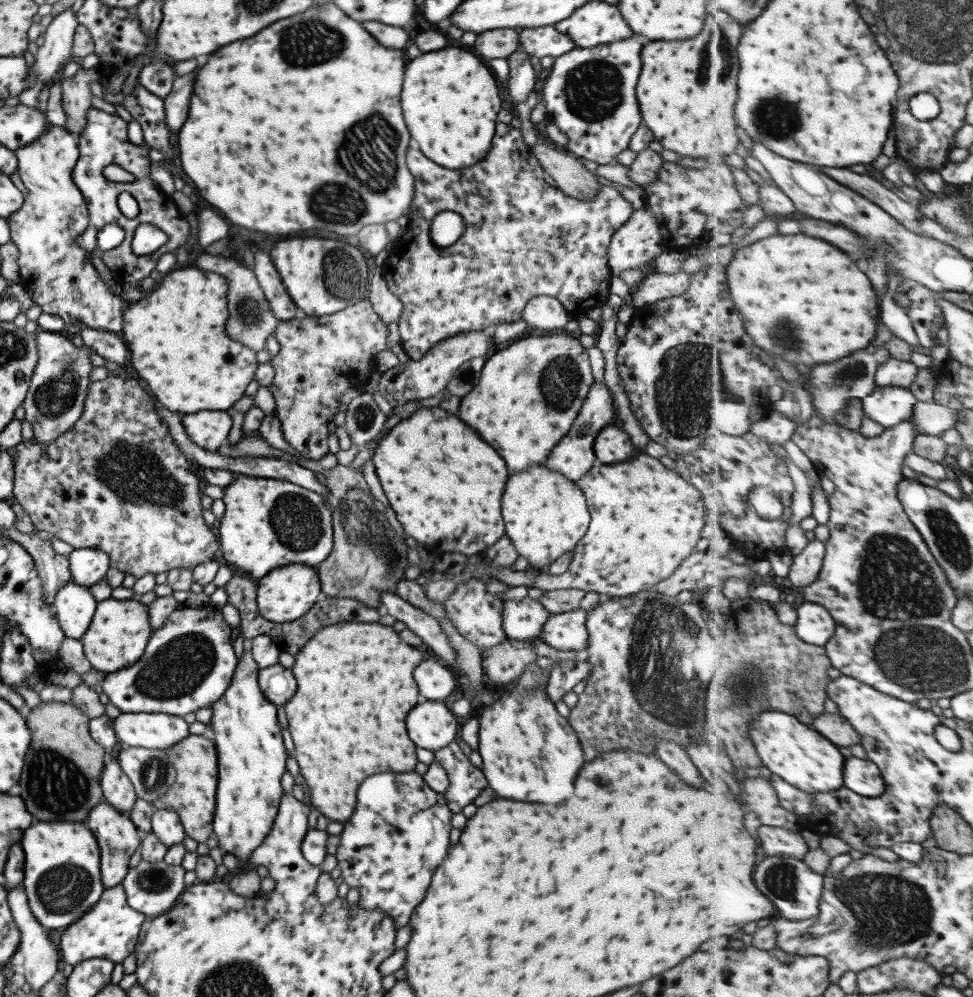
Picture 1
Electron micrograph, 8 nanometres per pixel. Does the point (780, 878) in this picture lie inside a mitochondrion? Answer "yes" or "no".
yes

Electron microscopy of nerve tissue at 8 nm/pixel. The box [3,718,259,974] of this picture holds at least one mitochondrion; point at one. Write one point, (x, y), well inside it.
(55, 784)

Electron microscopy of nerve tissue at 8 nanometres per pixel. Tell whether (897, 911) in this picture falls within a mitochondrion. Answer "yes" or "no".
yes

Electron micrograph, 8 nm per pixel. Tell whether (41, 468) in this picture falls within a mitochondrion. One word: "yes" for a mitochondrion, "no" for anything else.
no

